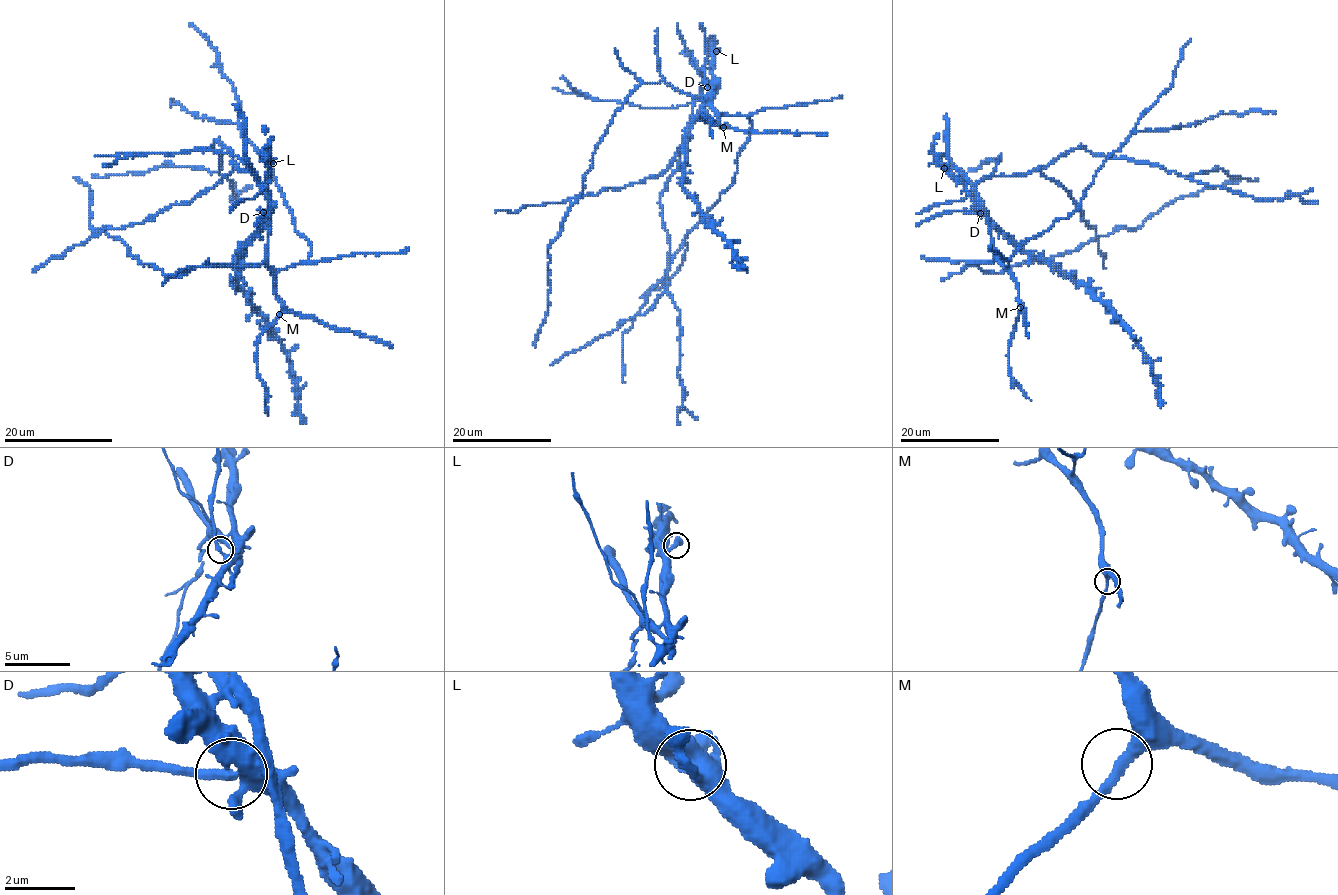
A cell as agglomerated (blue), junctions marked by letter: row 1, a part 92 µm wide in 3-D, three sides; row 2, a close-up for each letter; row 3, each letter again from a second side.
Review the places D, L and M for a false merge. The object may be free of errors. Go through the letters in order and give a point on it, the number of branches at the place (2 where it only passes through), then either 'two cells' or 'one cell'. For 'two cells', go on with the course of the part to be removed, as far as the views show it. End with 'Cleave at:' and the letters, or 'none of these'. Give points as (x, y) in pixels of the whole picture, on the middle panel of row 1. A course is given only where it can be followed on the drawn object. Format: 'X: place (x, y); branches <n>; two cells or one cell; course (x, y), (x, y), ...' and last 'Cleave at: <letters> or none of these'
D: place (707, 87); branches 2; two cells; course (708, 87), (705, 33), (699, 24)
L: place (716, 51); branches 2; one cell
M: place (723, 127); branches 2; one cell
Cleave at: D

